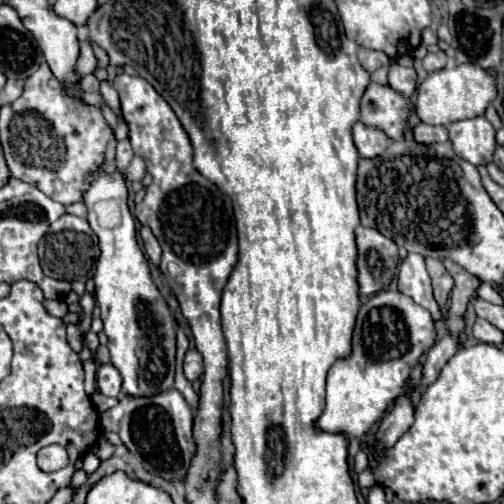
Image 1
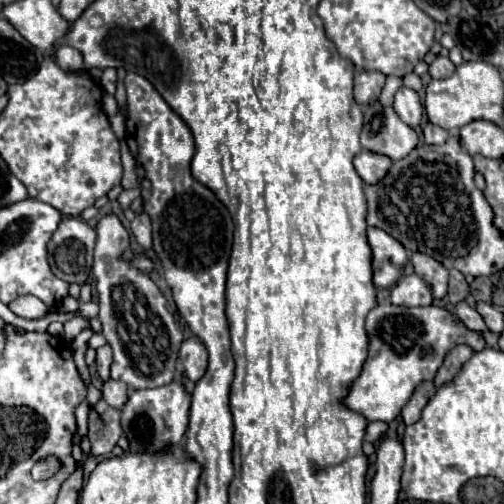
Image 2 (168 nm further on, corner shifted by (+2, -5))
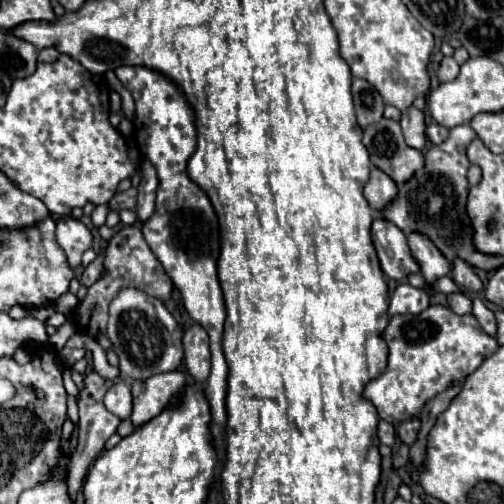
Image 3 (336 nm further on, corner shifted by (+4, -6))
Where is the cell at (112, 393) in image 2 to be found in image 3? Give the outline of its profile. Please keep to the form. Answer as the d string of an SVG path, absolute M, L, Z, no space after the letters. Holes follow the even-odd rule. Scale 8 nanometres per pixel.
M124 380L116 382L116 384L106 392L106 396L104 396L104 406L106 406L112 414L116 414L118 418L122 418L122 420L130 418L130 414L132 414L132 394L130 394L128 382L124 382Z

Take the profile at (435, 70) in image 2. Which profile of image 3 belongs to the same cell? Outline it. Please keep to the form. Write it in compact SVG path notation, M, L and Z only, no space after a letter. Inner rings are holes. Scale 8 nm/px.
M444 58L444 60L440 62L440 68L438 68L436 76L438 76L438 80L440 80L440 82L450 82L450 80L454 80L454 78L456 78L458 70L460 70L460 66L456 64L456 60L454 60L454 58Z

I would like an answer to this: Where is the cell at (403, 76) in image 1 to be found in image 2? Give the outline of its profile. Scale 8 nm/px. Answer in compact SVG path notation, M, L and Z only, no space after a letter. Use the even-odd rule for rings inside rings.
M402 87L402 89L396 93L396 99L394 99L394 111L398 113L398 117L400 117L406 125L410 125L412 129L420 131L422 103L420 103L420 97L418 97L416 91Z

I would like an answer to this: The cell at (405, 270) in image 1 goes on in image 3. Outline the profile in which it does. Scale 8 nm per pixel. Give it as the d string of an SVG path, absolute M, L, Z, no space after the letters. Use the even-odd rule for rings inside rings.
M408 282L398 284L398 288L390 296L390 308L388 314L420 314L430 306L430 298L426 290L414 288Z

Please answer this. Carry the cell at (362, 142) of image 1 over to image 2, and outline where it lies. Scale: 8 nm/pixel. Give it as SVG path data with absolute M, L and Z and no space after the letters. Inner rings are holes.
M360 151L354 159L356 173L368 185L374 185L374 181L382 181L382 177L386 177L390 165L392 165L392 161L386 155L378 155L378 153L370 153L370 151Z

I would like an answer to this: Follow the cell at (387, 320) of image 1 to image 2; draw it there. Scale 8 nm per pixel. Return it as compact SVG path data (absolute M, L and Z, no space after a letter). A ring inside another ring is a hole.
M390 303L376 305L366 317L370 353L360 377L350 387L346 405L362 413L368 421L394 421L422 381L434 381L444 357L456 345L468 345L482 351L486 341L482 333L468 329L454 313L444 307L396 307Z

